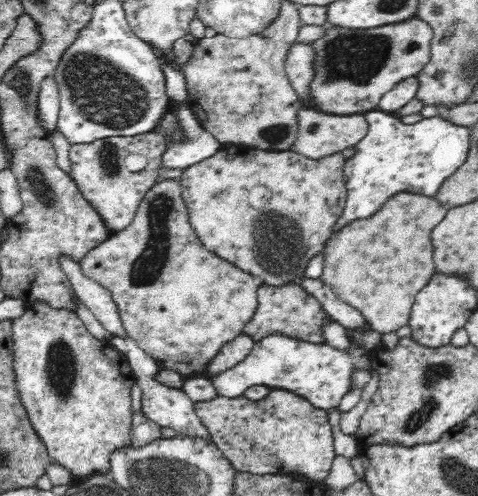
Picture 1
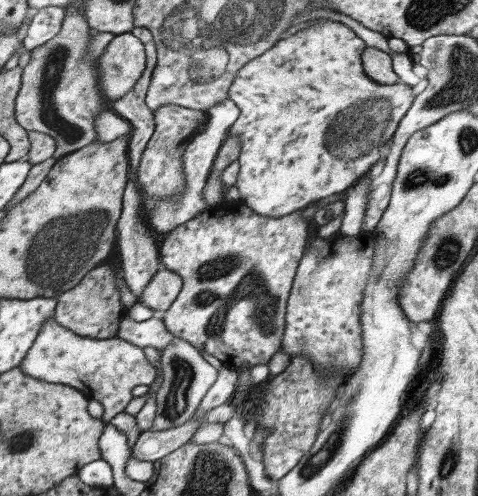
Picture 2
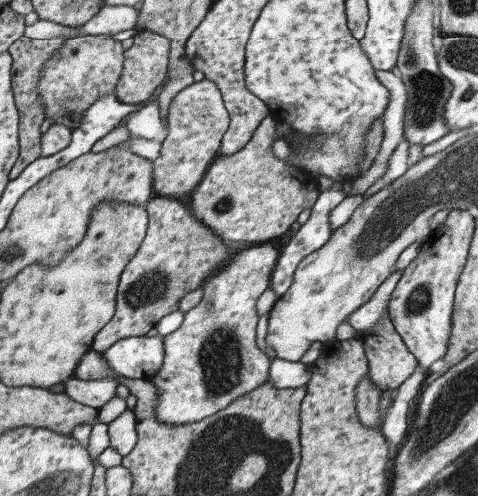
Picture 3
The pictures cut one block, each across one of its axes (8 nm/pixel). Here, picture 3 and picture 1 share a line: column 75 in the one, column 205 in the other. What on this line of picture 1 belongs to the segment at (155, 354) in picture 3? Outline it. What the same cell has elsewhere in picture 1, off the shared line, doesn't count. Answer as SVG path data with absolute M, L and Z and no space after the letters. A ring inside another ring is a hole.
M272 334L262 338L254 350L238 362L234 368L214 376L212 380L206 378L192 378L192 382L186 386L188 398L196 402L210 402L216 396L226 398L240 398L250 386L268 386L272 390L288 390L300 398L306 398L314 408L318 410L336 410L340 406L342 398L350 390L352 370L370 368L370 356L368 350L352 344L350 352L336 350L328 344L314 344L314 342L300 342L296 338L284 336L284 334Z

